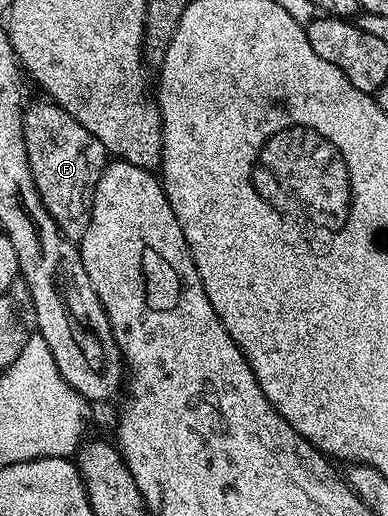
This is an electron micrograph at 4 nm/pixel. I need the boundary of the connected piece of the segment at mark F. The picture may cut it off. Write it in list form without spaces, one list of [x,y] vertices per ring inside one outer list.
[[[41,100],[35,105],[27,104],[22,115],[28,167],[48,215],[58,224],[64,237],[78,243],[90,222],[96,183],[106,169],[108,154],[104,143],[100,143],[92,131],[84,131],[84,127],[80,127],[80,123],[59,105]]]

